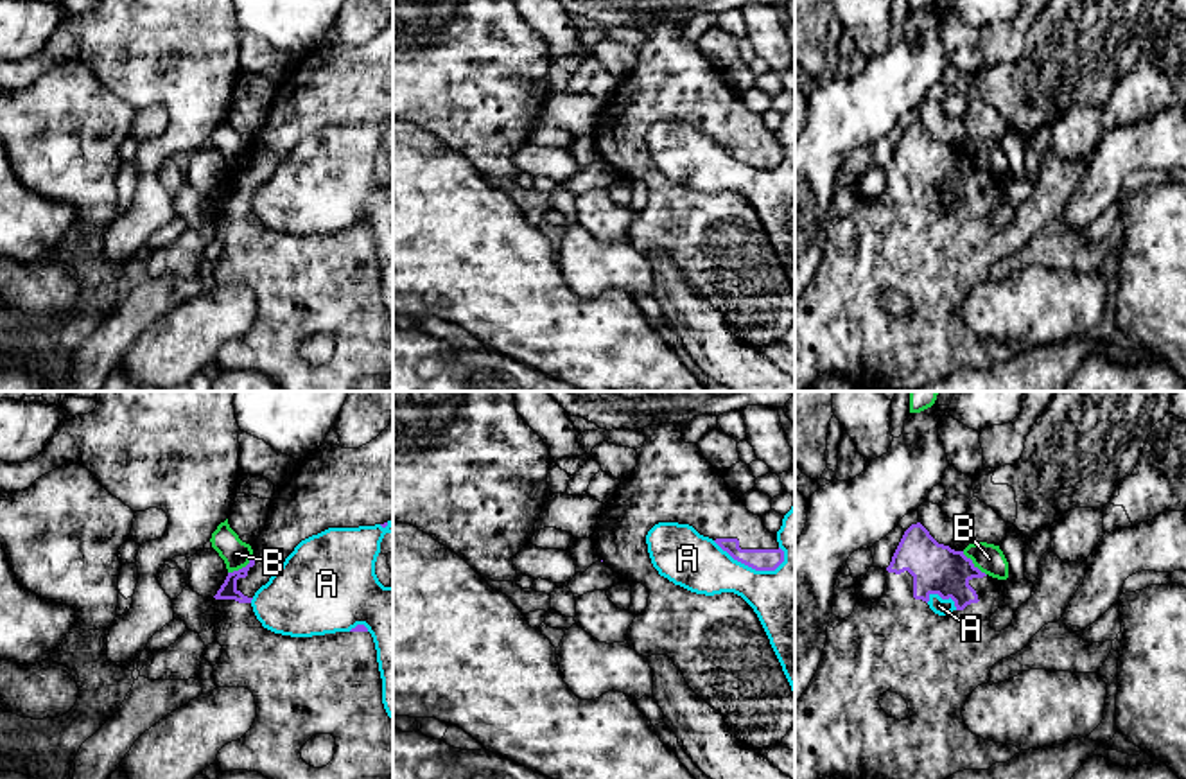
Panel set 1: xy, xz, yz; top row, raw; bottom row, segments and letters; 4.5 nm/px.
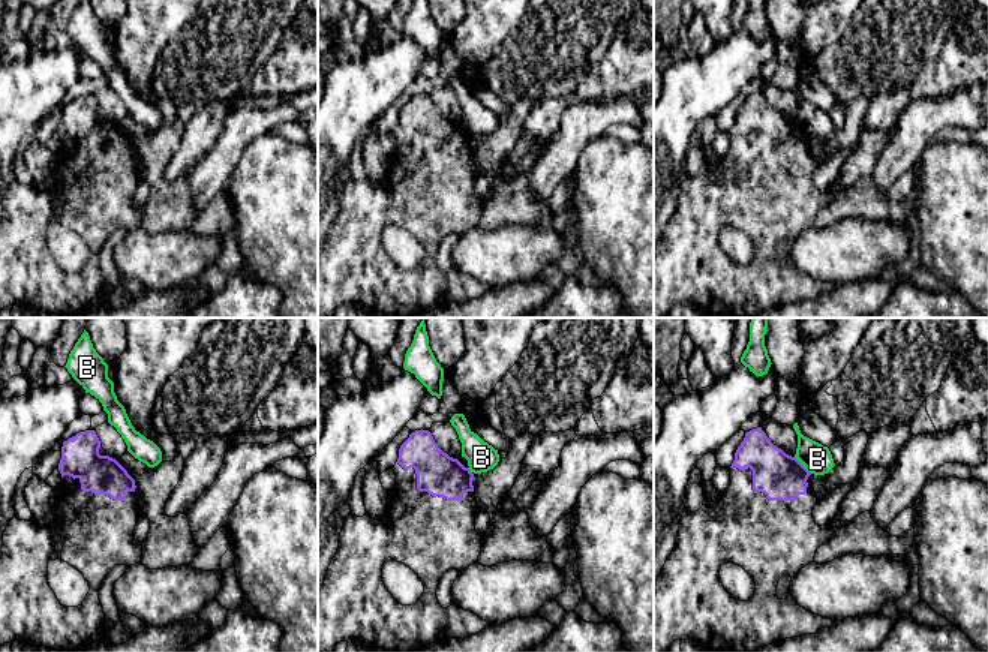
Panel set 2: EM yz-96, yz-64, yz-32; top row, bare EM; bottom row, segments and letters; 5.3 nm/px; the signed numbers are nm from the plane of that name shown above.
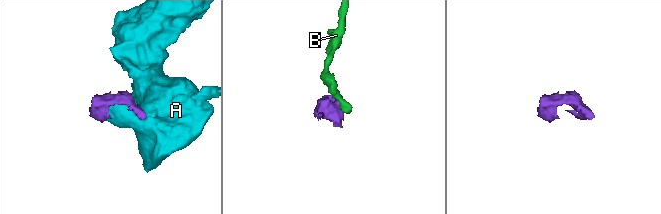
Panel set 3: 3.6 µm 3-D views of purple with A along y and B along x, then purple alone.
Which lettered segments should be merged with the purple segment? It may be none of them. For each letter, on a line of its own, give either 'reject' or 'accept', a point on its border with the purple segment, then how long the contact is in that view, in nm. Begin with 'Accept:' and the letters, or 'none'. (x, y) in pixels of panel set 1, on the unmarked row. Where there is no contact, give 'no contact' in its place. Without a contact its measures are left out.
Accept: none
A: reject; meets purple in xz at (749, 164); contact 340 nm long
B: reject; meets purple in yz at (973, 162); contact 160 nm long

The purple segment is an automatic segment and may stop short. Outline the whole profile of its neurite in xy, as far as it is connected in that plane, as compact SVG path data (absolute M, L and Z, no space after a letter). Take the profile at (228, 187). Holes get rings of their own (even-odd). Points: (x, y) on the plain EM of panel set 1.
M393 18L370 41L359 47L321 43L296 59L294 70L278 84L271 95L269 113L260 135L253 140L253 156L239 169L228 171L224 181L214 194L215 239L222 253L214 264L217 285L246 285L253 291L257 316L251 327L237 339L224 343L215 357L221 370L248 368L267 375L280 391L364 391L368 381L379 381L393 388L393 318L382 302L382 276L371 232L364 223L350 230L336 230L312 235L291 235L275 232L257 217L251 197L282 165L294 145L328 126L382 126L393 117ZM316 332L336 336L334 357L314 366L301 357L301 345Z

